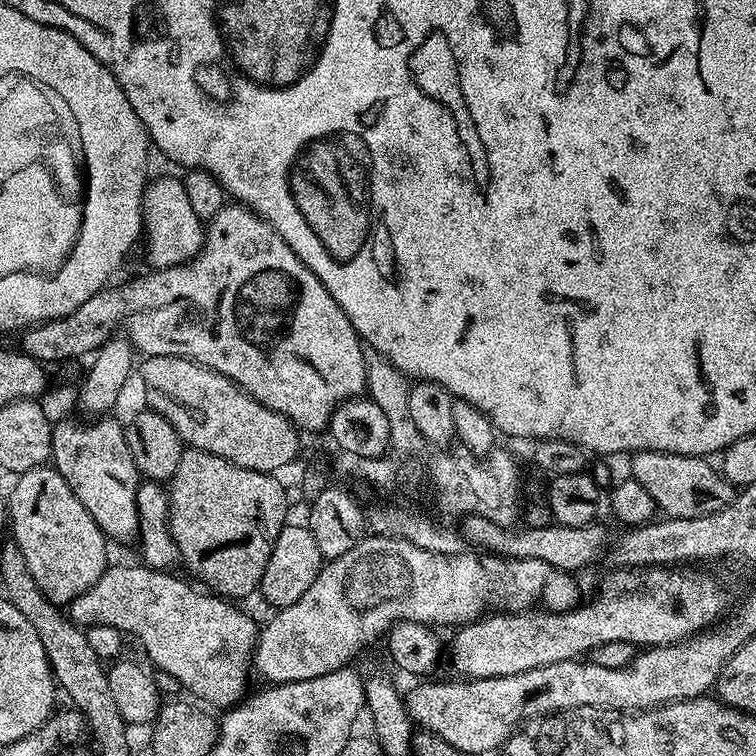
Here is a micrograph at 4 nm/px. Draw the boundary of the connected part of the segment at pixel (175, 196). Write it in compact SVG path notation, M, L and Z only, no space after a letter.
M179 175L160 176L155 180L156 177L145 187L142 201L142 228L146 233L146 240L148 236L148 260L152 263L151 267L156 270L175 268L178 264L188 263L199 254L204 247L206 228L198 214L194 214L193 208L190 207L190 198L186 198L184 181Z

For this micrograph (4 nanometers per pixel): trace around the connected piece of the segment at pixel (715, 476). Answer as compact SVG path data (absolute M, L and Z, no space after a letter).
M638 452L631 457L631 479L641 484L654 498L657 509L665 517L702 518L714 514L731 502L734 495L733 484L715 467L708 465L707 459L699 456L679 456L669 452Z

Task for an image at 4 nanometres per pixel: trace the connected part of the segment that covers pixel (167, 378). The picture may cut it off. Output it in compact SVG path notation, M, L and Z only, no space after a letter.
M149 356L143 361L145 364L139 365L138 372L144 375L144 380L157 392L160 396L165 396L168 400L173 400L174 403L180 404L180 417L175 417L174 423L176 425L176 432L180 435L180 439L184 441L189 448L197 448L203 452L209 452L211 456L221 456L223 460L228 460L232 464L242 466L246 470L254 470L255 472L266 472L269 474L279 473L279 468L284 468L296 455L300 452L300 438L301 433L298 429L280 413L276 413L272 409L268 409L262 402L256 400L250 393L245 392L235 381L231 378L214 371L214 369L206 368L203 364L197 364L194 360L187 360L181 356Z

